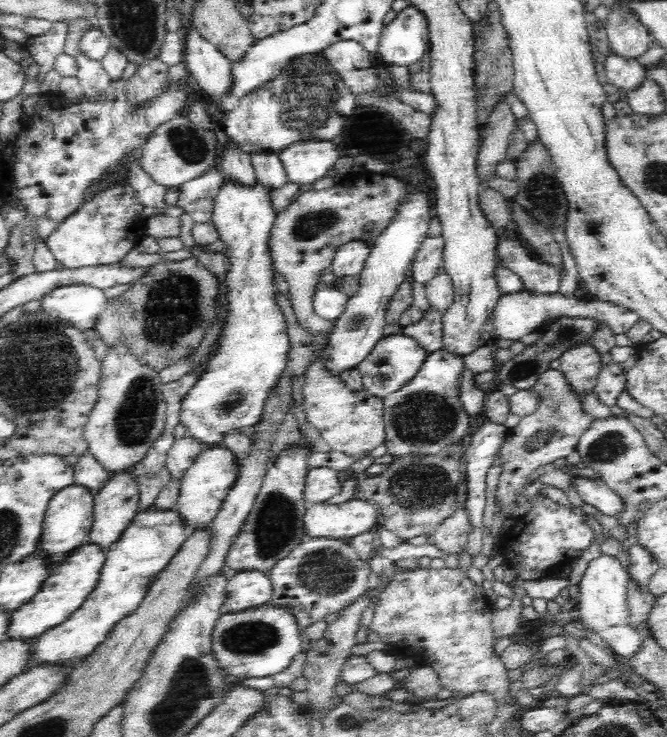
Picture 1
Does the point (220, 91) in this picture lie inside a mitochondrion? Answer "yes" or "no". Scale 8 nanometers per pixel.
no

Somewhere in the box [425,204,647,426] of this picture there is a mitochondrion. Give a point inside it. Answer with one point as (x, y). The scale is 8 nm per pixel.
(562, 334)

